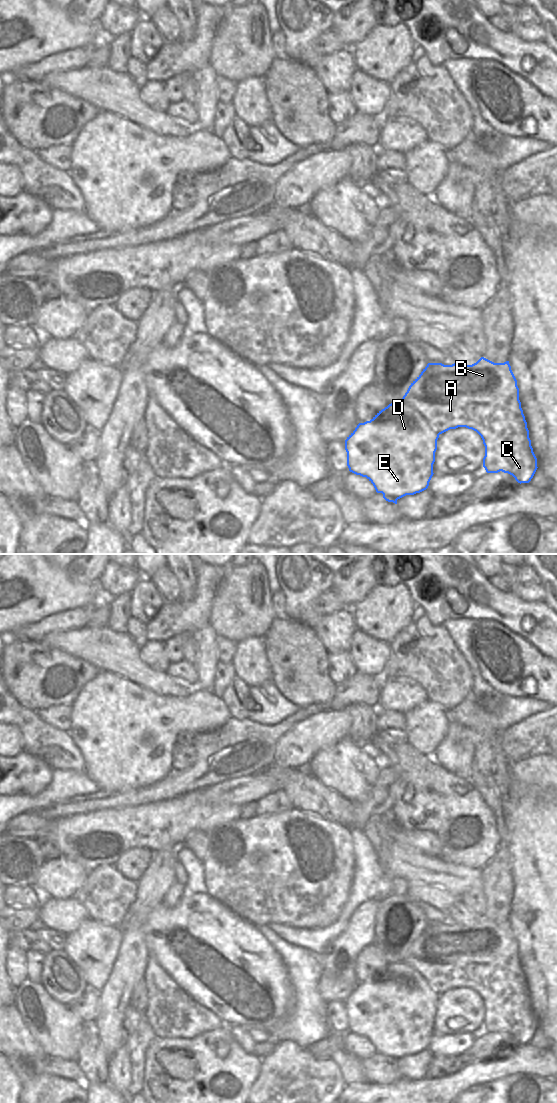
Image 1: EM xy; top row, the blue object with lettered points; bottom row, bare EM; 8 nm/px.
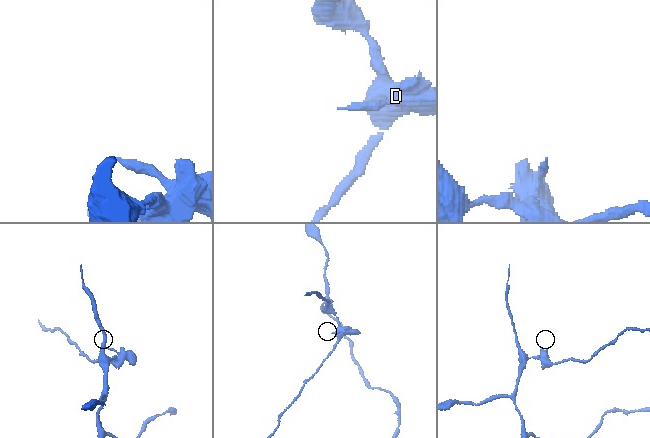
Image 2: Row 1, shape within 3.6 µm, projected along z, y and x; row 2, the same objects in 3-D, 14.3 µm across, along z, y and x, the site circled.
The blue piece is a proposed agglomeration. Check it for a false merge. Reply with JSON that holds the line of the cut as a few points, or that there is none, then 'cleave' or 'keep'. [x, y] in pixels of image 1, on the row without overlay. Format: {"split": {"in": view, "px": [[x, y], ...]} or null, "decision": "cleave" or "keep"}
{"split": {"in": "xy", "px": [[401, 962], [412, 966], [438, 995]]}, "decision": "cleave"}

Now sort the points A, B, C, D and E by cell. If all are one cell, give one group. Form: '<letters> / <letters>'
A B C / D E

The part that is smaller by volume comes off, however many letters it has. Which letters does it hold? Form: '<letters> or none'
A, B, C

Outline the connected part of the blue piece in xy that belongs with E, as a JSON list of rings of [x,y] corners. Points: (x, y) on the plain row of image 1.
[[[391,963],[370,981],[359,983],[345,1000],[349,1031],[366,1037],[388,1062],[426,1050],[433,1036],[439,995],[427,979],[406,963]]]

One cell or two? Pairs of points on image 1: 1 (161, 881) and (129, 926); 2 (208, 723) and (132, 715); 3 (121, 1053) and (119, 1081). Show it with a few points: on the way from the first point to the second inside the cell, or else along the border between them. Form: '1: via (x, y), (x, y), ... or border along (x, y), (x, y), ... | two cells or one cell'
1: via (150, 892), (137, 915) | one cell
2: via (189, 715), (151, 715) | one cell
3: via (120, 1060), (119, 1074) | one cell

